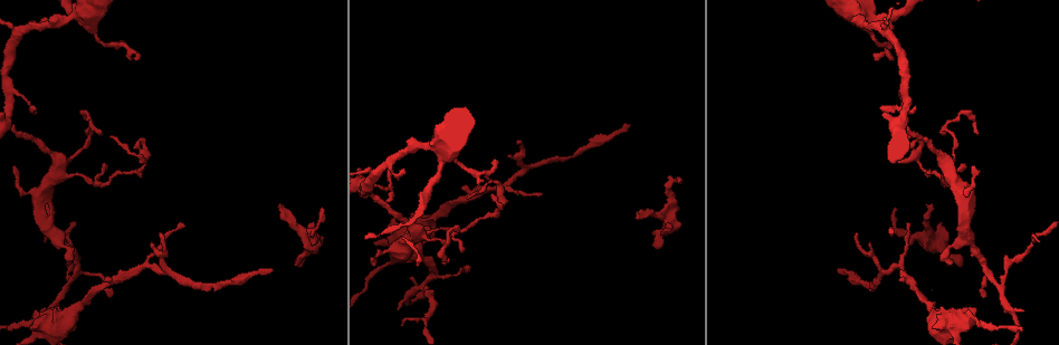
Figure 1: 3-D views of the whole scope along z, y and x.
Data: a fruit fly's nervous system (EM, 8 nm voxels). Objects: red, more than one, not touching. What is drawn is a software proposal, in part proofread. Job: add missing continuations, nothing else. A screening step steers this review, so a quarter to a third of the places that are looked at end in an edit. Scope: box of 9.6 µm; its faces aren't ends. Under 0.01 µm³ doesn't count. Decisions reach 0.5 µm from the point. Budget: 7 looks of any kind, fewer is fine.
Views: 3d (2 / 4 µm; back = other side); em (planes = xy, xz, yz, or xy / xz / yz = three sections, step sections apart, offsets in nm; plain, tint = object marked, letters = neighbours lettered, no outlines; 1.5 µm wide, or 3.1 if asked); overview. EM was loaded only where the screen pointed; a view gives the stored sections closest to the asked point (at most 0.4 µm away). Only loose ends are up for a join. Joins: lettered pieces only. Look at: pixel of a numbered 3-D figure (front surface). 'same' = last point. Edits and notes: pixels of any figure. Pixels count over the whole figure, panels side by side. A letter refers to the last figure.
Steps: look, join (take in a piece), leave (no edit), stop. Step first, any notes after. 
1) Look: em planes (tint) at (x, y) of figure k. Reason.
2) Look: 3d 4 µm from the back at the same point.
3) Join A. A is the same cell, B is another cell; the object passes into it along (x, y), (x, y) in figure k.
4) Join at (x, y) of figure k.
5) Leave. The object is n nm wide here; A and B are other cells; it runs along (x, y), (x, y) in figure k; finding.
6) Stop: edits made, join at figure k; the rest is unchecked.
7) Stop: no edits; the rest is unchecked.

Look: em planes (letters) at (107, 296) of figure 1. Thin end.

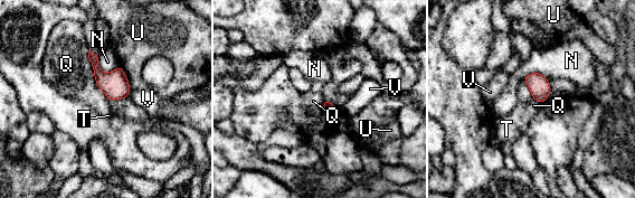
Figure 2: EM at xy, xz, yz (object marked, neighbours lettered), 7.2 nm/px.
Leave. N, Q, T, U and V are other cells; a border runs along (88, 49), (88, 59), (95, 78) in figure 2; no lettered piece goes on from it.

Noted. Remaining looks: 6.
Look: em planes (letters) at (909, 225) of figure 1. Tapers out.

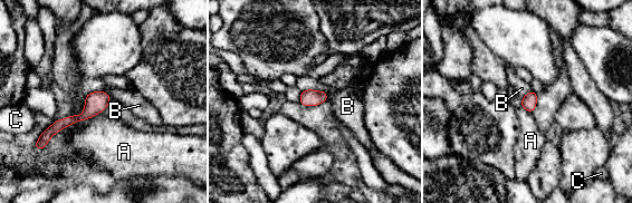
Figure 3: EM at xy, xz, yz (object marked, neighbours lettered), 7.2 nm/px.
Leave. A, B and C are other cells; it runs along (106, 97), (44, 137) in figure 3; none of them fits.

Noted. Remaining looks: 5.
Look: em yz step 4 (tint) at (268, 268) of figure 1.

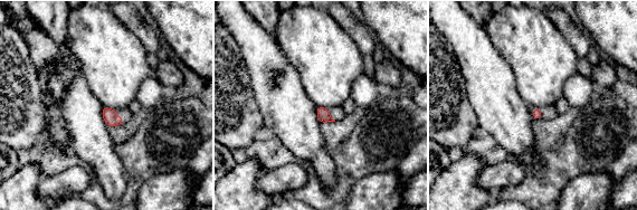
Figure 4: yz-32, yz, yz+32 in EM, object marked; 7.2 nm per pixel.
Look: em planes (letters) at the same point.

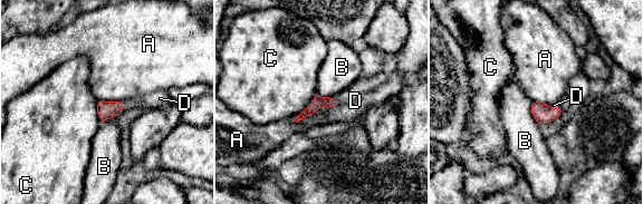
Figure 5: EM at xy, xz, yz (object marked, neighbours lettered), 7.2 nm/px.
Join D. The longest contact is with A, 280 nm; D is the same cell, A, B and C are other cells; the object passes into it along (318, 102), (335, 104), (355, 100) in figure 5; it goes on there.

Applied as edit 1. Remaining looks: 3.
Stop: edits made, join at figure 5; the rest is unchecked.

